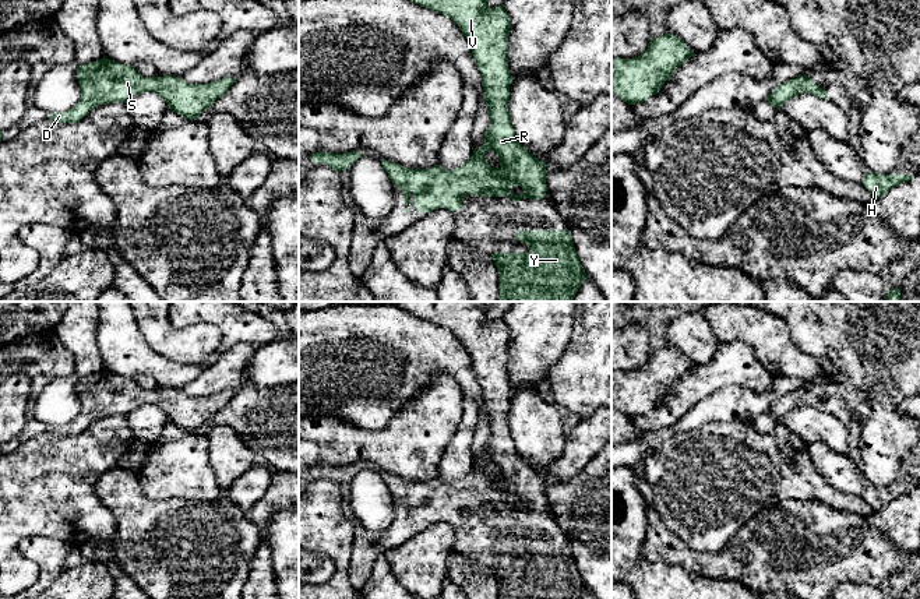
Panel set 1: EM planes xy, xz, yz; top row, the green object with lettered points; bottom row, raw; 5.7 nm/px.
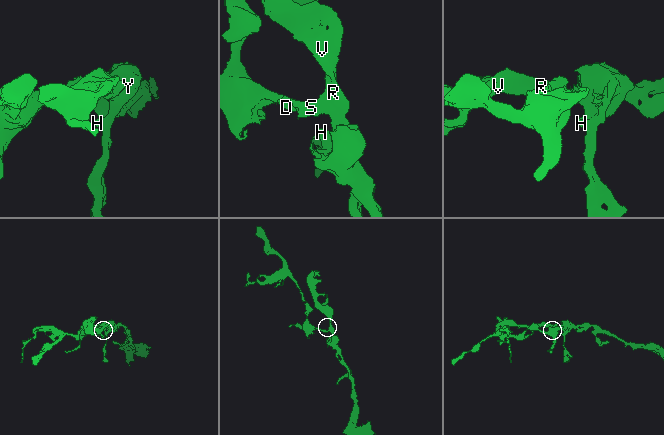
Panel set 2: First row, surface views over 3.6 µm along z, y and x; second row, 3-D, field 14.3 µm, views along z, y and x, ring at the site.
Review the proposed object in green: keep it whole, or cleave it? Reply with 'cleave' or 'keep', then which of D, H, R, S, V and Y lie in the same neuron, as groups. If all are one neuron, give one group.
keep | D H R S V Y

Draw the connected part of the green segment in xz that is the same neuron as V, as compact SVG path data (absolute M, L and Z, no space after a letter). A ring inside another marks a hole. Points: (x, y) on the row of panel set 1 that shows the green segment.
M410 0L431 11L451 18L472 46L473 60L482 75L482 85L490 117L490 127L484 135L484 144L475 148L470 158L455 170L445 170L440 165L429 169L409 169L402 165L381 161L392 184L403 193L403 204L412 202L416 211L429 214L437 208L458 211L462 208L463 198L468 194L483 197L507 195L514 202L522 198L542 200L546 197L546 168L543 161L533 156L517 138L508 112L510 85L512 75L508 68L508 36L510 17L504 4L489 7L487 0ZM493 151L501 165L494 169L489 165L484 154Z

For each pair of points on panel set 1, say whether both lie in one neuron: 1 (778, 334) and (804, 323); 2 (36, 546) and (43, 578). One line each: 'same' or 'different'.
1: different
2: same

